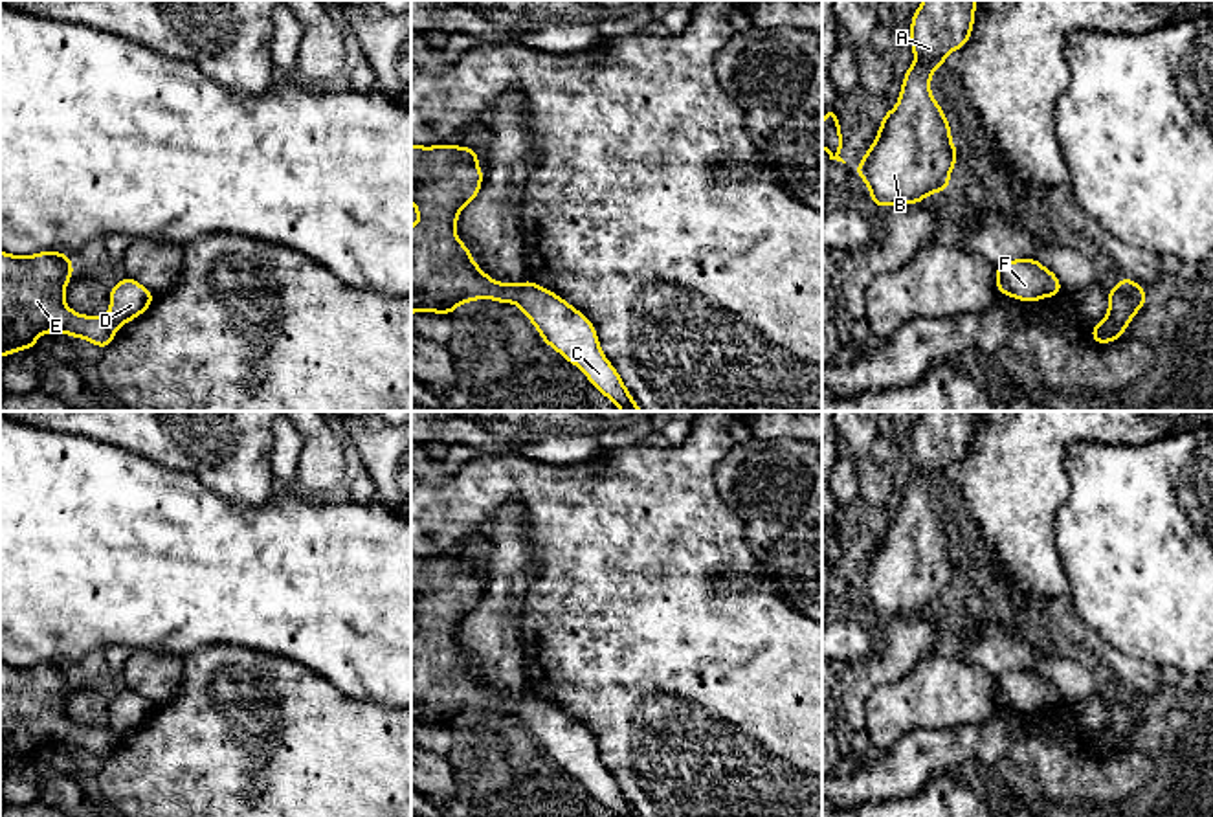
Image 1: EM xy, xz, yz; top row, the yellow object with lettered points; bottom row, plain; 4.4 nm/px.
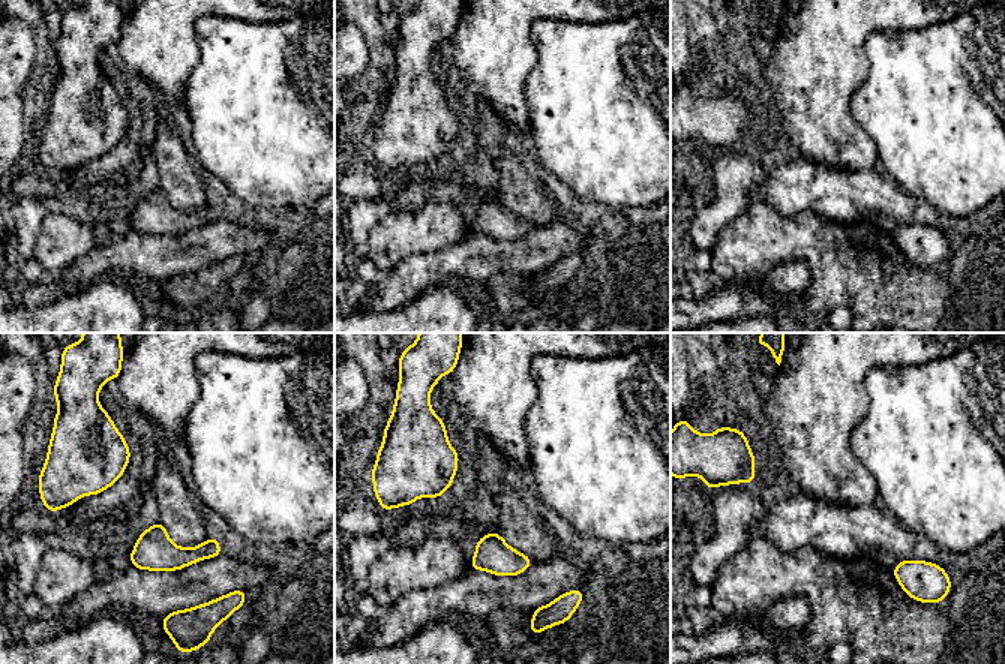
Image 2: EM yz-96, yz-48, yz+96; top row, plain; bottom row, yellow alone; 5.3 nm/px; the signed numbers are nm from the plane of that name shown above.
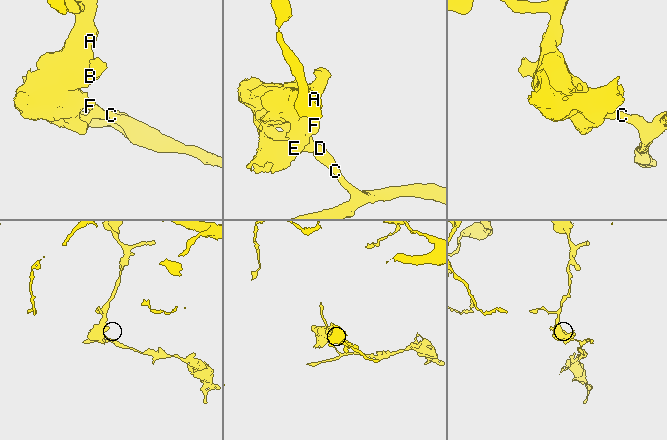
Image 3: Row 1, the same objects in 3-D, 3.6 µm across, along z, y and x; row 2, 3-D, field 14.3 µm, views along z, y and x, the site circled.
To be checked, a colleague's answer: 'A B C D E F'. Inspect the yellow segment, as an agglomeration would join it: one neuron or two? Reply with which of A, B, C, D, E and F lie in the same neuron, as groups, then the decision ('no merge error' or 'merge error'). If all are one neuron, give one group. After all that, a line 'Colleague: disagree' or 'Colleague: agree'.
A B E F / C D; merge error
Colleague: disagree

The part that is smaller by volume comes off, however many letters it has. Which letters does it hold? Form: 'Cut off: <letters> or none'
Cut off: C, D

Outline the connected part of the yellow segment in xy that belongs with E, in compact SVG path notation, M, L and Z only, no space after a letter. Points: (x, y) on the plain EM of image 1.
M0 661L0 769L22 760L35 760L40 745L55 742L88 751L99 760L110 756L117 738L108 727L83 727L64 714L72 687L73 677L66 665L39 663L20 668Z

